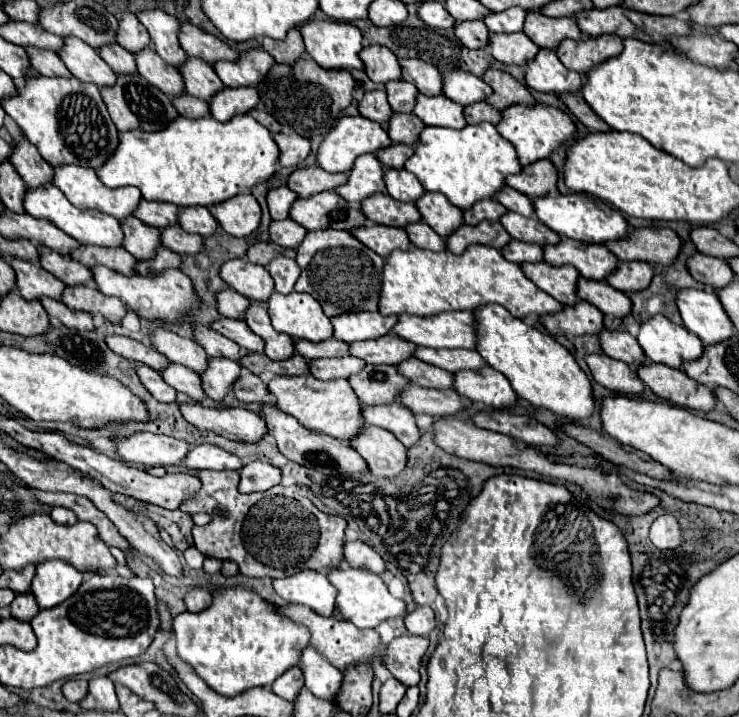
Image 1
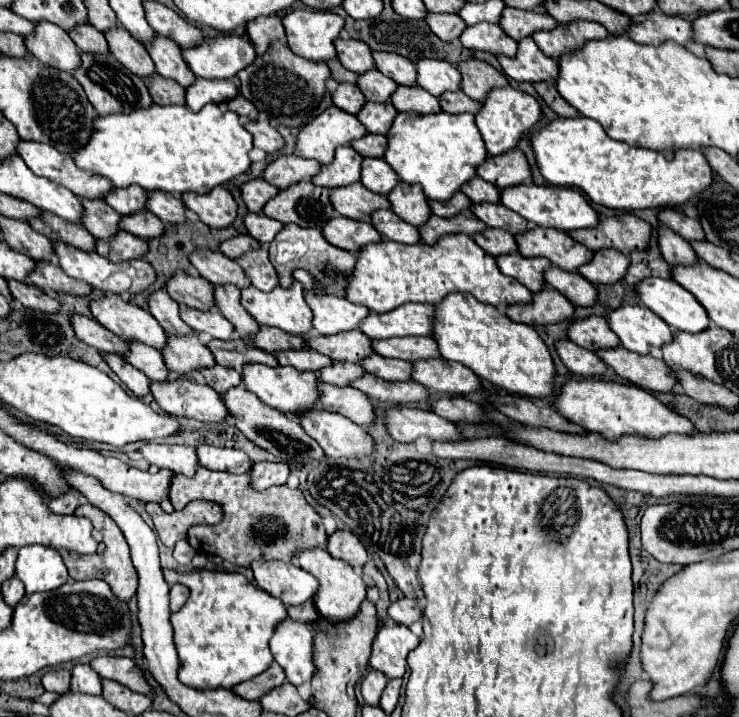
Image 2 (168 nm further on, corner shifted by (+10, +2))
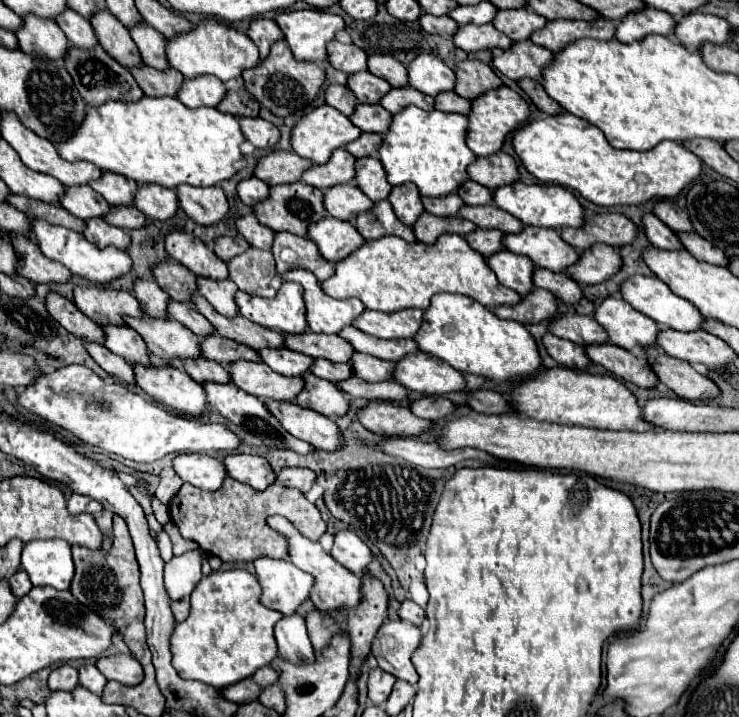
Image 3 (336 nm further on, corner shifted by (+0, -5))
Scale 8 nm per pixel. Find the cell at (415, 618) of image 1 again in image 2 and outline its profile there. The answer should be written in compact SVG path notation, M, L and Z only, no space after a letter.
M404 597L404 599L400 599L400 601L396 601L396 603L392 603L392 605L388 607L388 615L390 615L390 619L394 619L396 623L410 627L414 621L422 619L422 609L418 607L416 599L406 599L406 597Z

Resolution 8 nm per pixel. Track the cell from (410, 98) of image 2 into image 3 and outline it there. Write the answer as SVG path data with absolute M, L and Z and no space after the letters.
M392 88L386 96L382 96L382 100L378 102L382 108L386 108L390 114L400 112L402 108L406 108L408 104L414 104L422 110L434 110L434 98L426 96L422 92L418 92L416 88Z

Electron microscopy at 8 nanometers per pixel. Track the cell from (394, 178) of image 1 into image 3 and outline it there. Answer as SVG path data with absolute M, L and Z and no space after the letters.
M364 156L364 158L358 158L356 164L354 164L354 170L356 170L356 176L354 176L354 182L356 186L372 200L386 200L392 186L388 184L386 180L386 172L380 164L378 158L370 158L370 156Z

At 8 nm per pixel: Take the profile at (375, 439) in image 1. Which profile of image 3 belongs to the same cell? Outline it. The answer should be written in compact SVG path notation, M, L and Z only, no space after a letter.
M264 400L264 404L270 414L280 420L284 430L290 432L294 438L312 444L316 450L332 452L340 446L338 426L320 412L302 408L296 402L278 404L278 400Z

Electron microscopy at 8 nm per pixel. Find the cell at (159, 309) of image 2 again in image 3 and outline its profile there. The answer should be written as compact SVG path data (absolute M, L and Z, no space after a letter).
M138 280L134 282L134 296L140 300L140 308L148 316L168 316L166 314L166 292L154 280Z

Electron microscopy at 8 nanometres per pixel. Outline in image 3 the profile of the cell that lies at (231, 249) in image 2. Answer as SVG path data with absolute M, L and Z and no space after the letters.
M220 236L214 240L214 254L224 262L232 260L236 254L246 252L246 248L250 248L250 244L242 236Z

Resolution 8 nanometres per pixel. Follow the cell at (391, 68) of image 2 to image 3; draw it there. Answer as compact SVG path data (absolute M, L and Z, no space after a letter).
M370 56L368 70L374 76L384 78L388 84L392 84L392 88L402 88L408 84L406 68L398 60L394 60L392 56Z

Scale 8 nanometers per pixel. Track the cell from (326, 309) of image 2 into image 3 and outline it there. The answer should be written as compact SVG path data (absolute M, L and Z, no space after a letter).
M292 268L282 274L282 280L292 280L302 284L304 288L304 304L306 304L306 322L312 332L322 334L338 334L344 326L350 326L356 316L362 314L364 304L358 298L334 300L322 292L316 276L310 270Z

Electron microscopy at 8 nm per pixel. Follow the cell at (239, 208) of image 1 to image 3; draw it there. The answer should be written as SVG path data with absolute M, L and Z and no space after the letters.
M182 184L176 188L180 208L198 224L210 226L222 220L228 212L228 200L220 186L214 188L194 188L190 184Z

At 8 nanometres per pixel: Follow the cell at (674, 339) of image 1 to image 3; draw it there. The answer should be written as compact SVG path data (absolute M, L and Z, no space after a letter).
M606 298L594 310L592 318L606 330L608 340L626 350L642 350L644 346L652 346L658 334L658 324L622 298Z

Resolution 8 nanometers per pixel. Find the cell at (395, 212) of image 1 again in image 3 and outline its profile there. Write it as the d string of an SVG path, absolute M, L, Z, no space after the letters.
M352 182L324 190L324 204L328 214L338 220L354 220L358 214L374 206L374 202L370 202L368 196Z

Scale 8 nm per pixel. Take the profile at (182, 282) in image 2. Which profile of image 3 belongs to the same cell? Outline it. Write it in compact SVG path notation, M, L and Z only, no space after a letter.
M166 260L166 262L158 262L152 268L152 276L158 282L158 286L172 298L178 302L190 302L190 296L194 292L198 292L196 288L196 278L194 274L184 268L182 264L178 264L176 260Z

